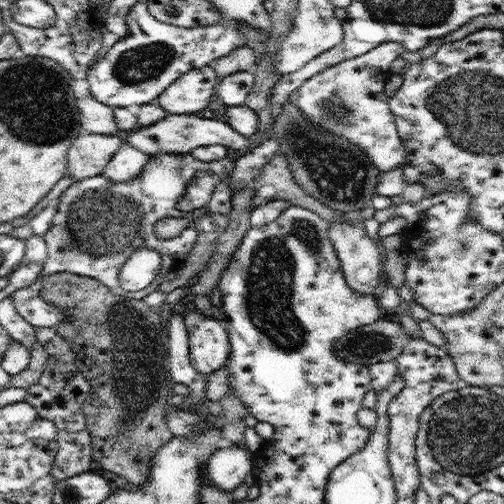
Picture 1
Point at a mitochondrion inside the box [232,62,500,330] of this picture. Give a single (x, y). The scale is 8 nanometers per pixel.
(341, 175)

